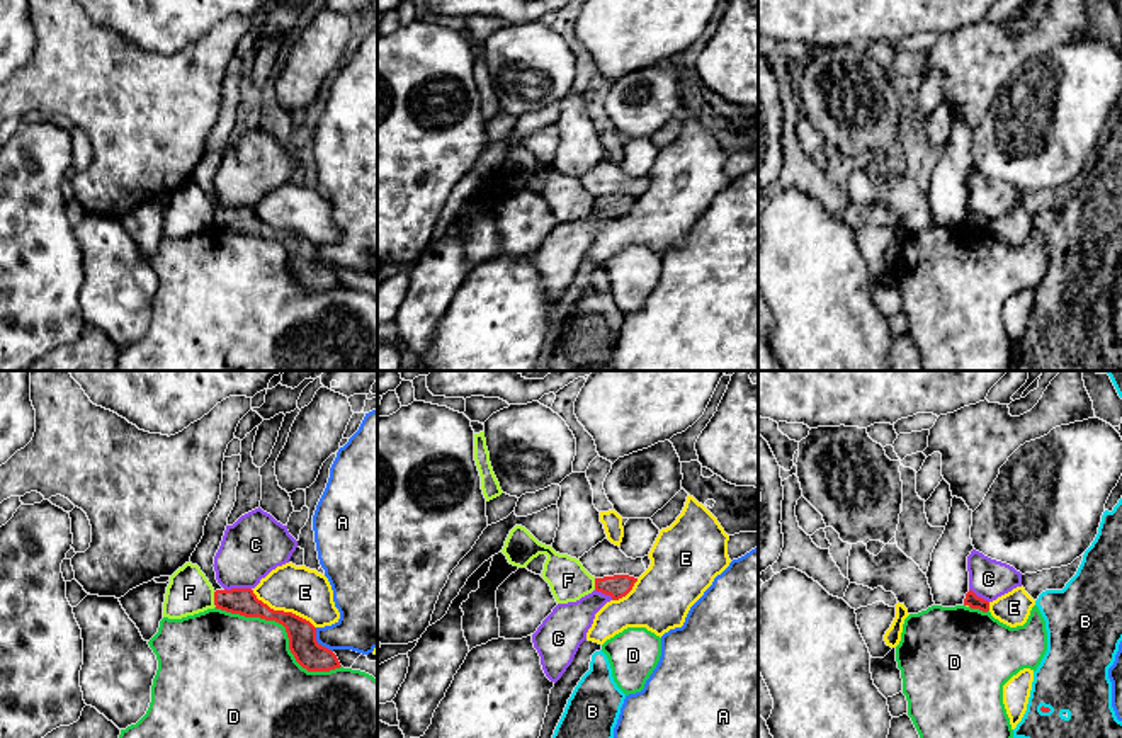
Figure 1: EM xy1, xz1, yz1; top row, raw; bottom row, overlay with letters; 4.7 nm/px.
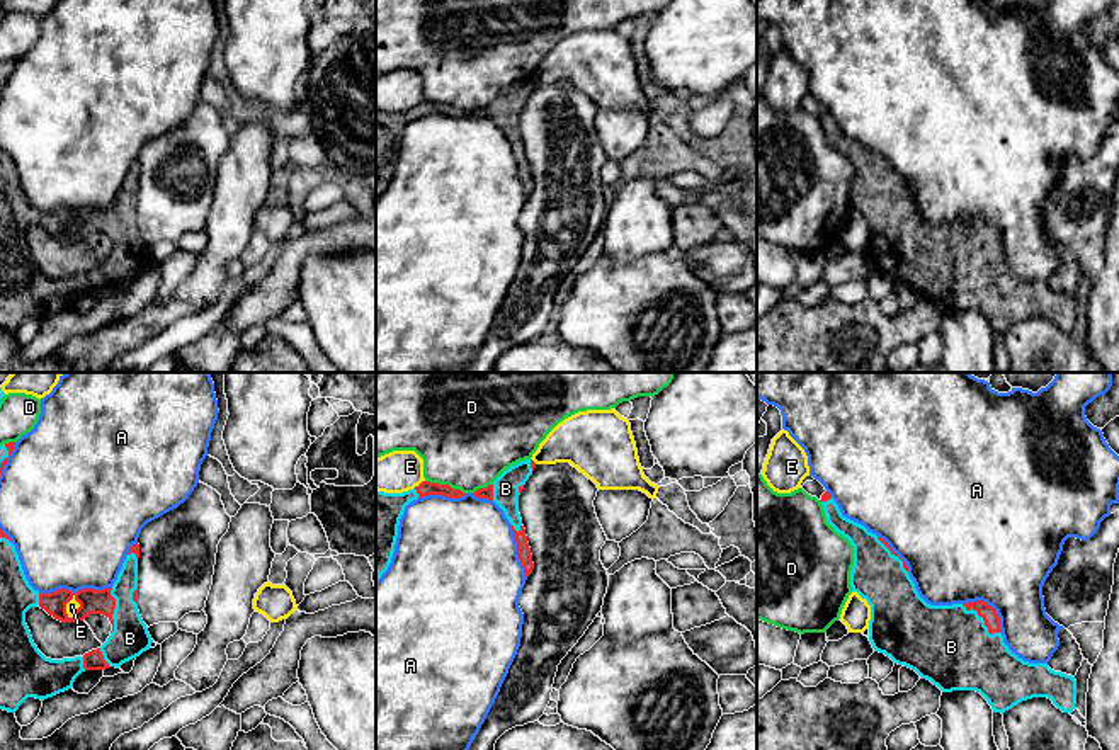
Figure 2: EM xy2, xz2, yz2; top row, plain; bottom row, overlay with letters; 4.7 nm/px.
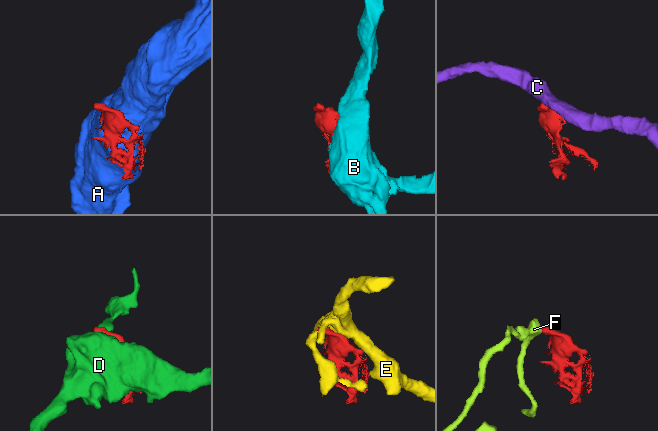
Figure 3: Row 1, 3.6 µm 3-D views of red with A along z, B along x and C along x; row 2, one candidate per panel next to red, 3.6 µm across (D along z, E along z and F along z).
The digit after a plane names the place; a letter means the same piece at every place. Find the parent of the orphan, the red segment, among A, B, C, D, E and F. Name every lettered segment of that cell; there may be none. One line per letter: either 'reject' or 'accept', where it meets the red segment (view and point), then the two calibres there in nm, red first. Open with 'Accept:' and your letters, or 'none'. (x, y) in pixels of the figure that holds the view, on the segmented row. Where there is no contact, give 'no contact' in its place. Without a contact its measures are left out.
Accept: B
A: reject; contact xy2 (77, 592); calibres 120 and 480 nm
B: accept; contact yz2 (983, 619); calibres 80 and 380 nm
C: reject; contact xy1 (238, 589); calibres 130 and 280 nm
D: reject; contact xy1 (286, 631); calibres 140 and 440 nm
E: reject; contact xy1 (283, 611); calibres 140 and 220 nm
F: reject; contact xy1 (215, 599); calibres 130 and 220 nm

